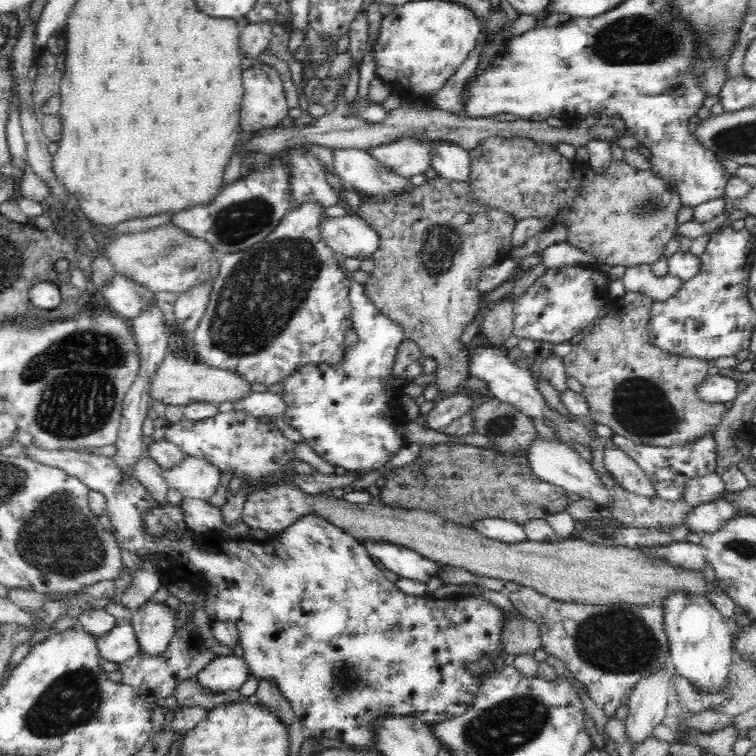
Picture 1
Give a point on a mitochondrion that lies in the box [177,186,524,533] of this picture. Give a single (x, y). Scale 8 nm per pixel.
(259, 297)

